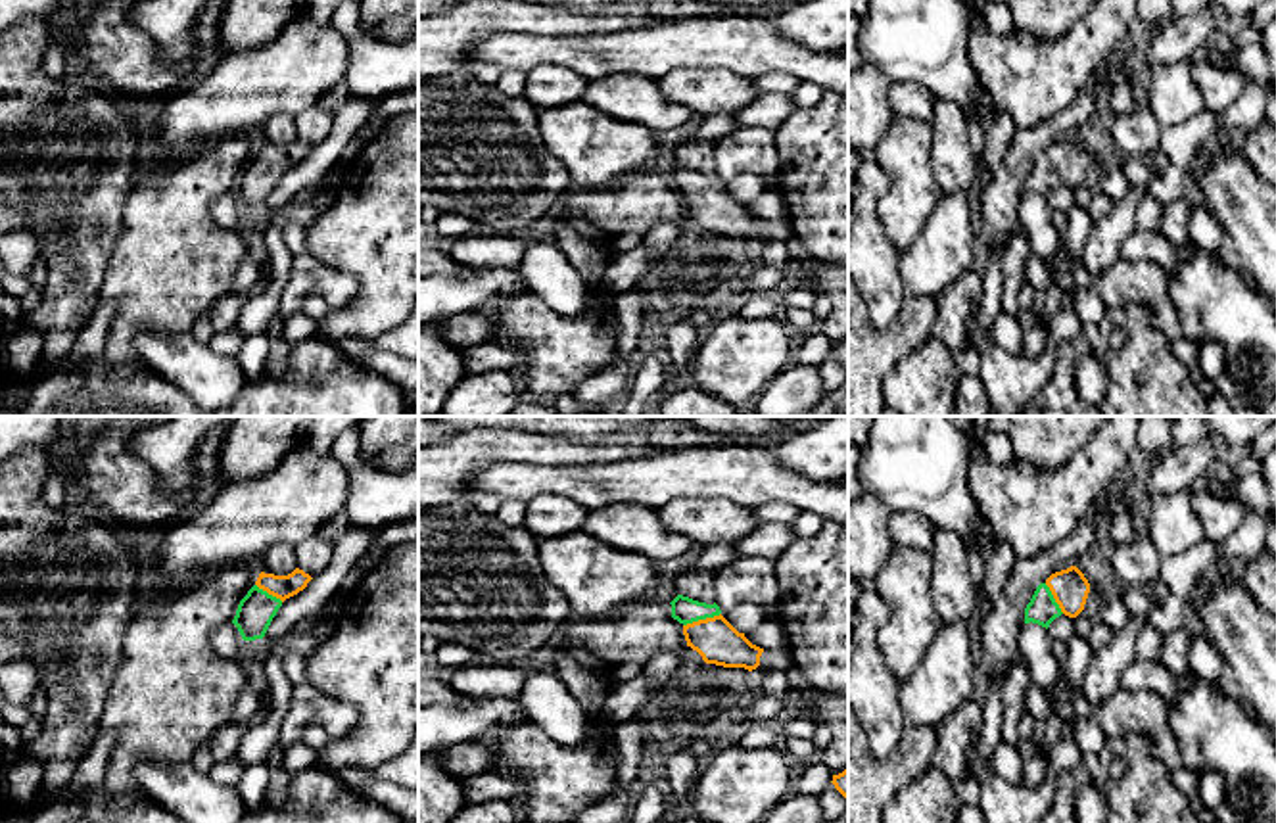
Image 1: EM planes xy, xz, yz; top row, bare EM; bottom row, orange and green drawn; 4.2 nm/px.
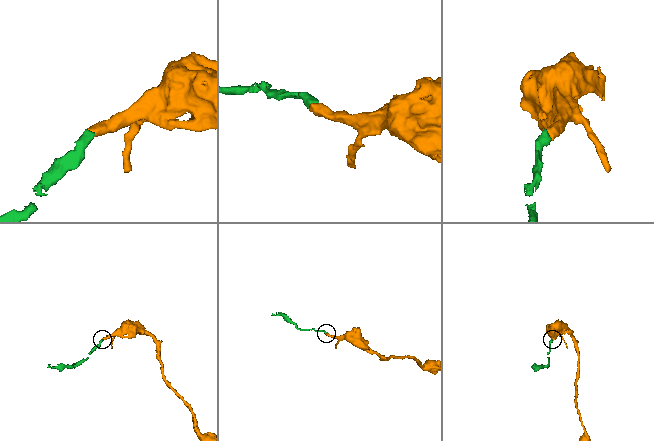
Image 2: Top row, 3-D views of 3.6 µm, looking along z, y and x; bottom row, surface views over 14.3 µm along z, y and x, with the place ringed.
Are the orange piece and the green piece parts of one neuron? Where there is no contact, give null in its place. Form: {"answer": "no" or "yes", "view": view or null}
{"answer": "yes", "view": "xz"}

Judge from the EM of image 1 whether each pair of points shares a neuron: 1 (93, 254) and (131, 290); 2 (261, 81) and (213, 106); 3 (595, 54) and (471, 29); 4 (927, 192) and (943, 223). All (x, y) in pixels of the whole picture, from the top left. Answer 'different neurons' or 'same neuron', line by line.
1: different neurons
2: same neuron
3: different neurons
4: different neurons

